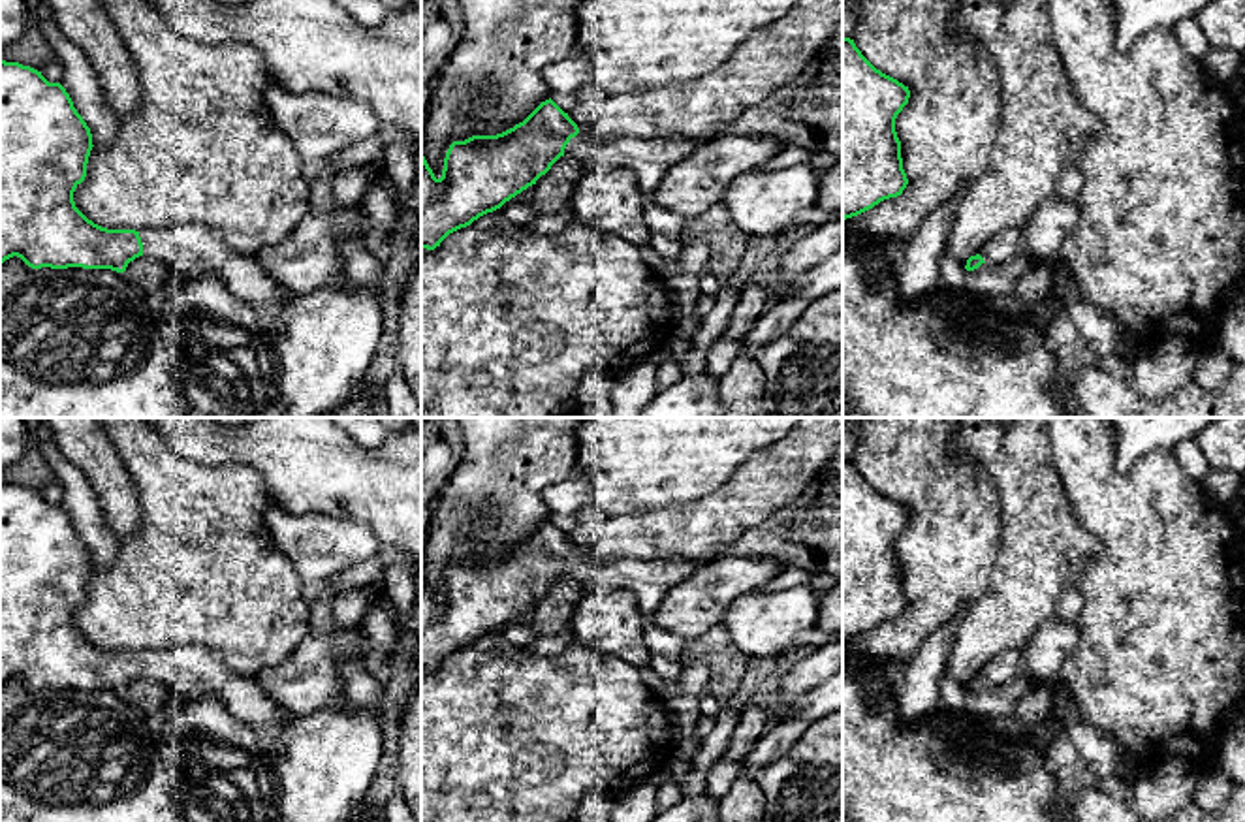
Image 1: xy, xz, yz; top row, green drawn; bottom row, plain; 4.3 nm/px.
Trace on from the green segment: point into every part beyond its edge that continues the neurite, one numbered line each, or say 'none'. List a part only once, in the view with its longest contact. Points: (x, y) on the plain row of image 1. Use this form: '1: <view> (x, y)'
1: xy (190, 670)

